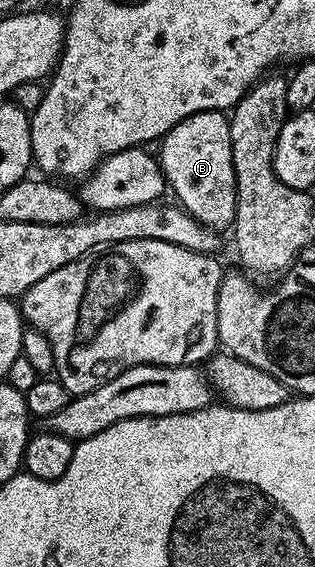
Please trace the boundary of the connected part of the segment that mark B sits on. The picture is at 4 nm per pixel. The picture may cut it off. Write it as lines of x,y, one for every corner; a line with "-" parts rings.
204,110
187,116
160,139
159,161
168,189
181,209
218,232
232,227
237,207
235,168
231,160
229,119
220,110

